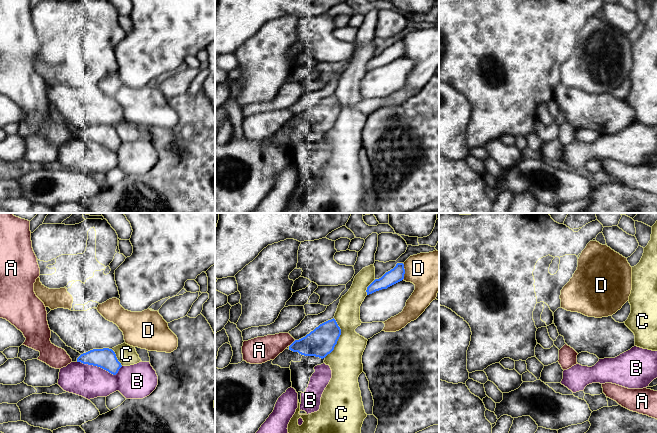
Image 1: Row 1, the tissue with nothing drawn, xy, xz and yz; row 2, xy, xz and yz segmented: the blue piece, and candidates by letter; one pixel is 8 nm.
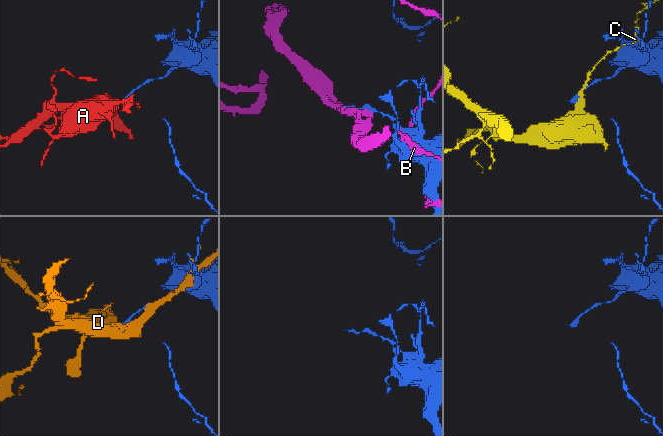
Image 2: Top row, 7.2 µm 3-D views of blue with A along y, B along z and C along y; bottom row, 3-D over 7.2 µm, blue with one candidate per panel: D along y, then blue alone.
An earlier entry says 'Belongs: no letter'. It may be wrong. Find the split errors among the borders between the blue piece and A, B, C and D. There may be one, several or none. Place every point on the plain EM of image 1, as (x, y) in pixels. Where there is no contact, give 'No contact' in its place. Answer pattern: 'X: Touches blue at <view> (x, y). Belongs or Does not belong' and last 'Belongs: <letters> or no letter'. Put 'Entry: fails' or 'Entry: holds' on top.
Entry: holds
A: Touches blue at xz (292, 119). Does not belong
B: Touches blue at xy (100, 143). Does not belong
C: Touches blue at xz (338, 114). Does not belong
D: Touches blue at xz (404, 47). Does not belong
Belongs: no letter

